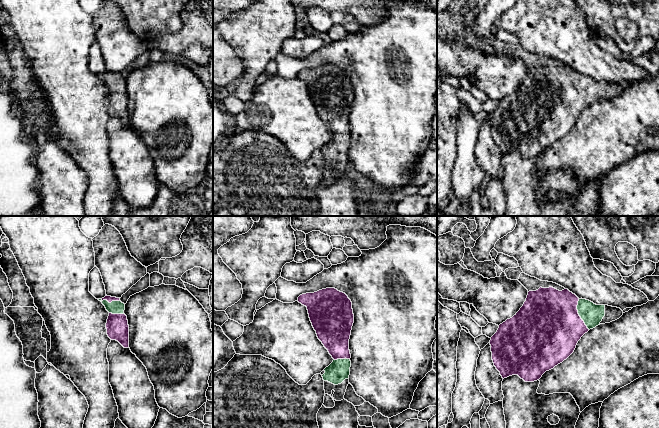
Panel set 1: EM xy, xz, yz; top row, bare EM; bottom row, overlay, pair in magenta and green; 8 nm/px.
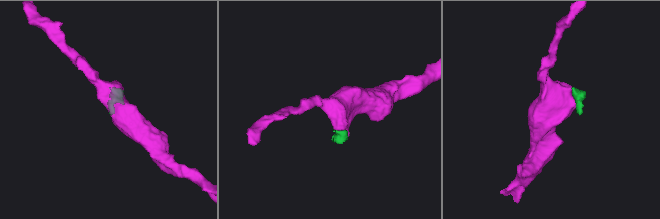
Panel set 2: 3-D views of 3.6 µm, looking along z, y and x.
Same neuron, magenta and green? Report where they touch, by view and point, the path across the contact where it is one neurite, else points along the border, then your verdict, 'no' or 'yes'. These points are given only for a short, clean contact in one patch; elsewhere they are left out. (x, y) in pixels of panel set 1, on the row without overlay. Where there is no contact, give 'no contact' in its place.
meets magenta in yz at (578, 90); runs through yz (549, 101), (578, 90), (592, 90); yes

